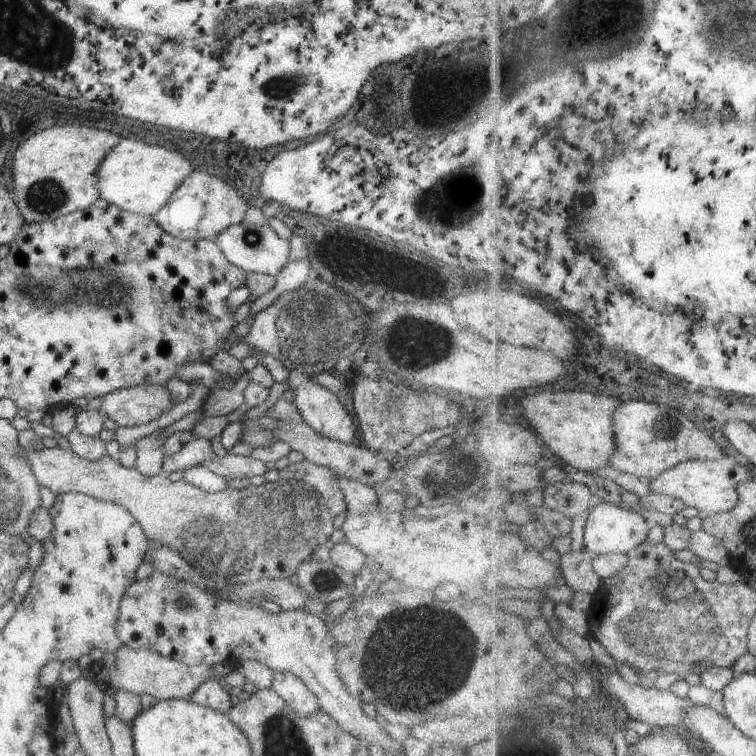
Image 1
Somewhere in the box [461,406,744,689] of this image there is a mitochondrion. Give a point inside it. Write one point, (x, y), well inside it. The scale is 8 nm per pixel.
(669, 626)

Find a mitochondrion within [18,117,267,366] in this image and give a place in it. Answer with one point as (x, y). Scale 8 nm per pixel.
(42, 196)

